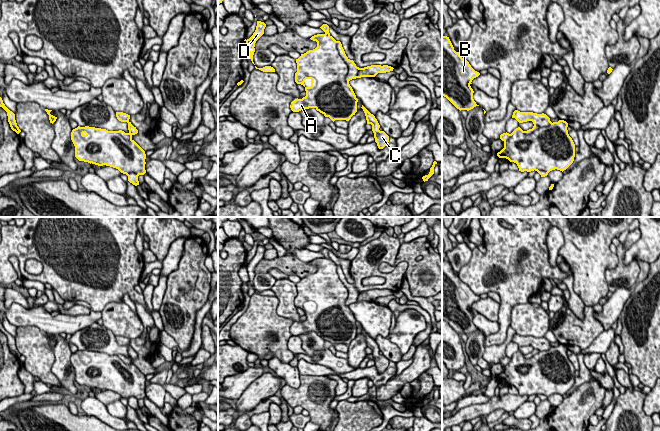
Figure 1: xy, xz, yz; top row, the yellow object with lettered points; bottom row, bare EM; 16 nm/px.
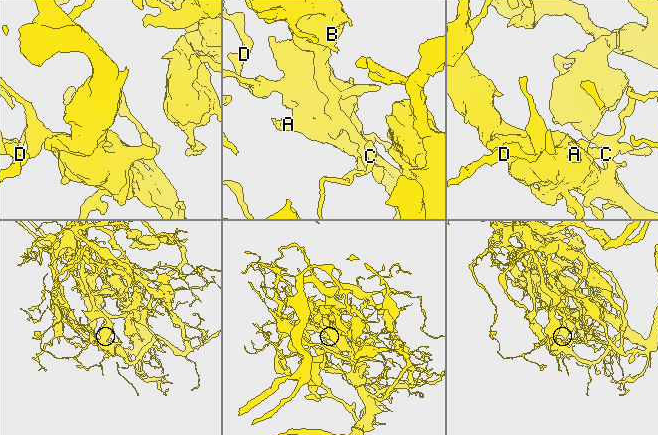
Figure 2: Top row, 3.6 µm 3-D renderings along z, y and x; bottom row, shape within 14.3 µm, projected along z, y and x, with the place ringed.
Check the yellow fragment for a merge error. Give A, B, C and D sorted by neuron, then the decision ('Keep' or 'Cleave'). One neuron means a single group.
Groups: A D / B C. Cleave

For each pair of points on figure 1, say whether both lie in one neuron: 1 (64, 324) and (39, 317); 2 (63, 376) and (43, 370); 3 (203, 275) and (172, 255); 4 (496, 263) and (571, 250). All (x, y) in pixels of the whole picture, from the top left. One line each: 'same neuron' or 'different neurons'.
1: same neuron
2: different neurons
3: different neurons
4: different neurons

